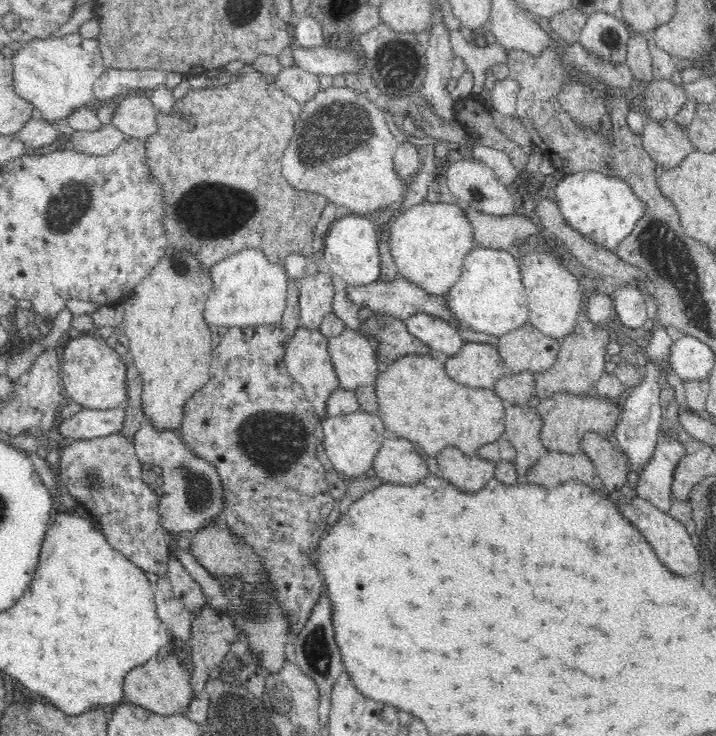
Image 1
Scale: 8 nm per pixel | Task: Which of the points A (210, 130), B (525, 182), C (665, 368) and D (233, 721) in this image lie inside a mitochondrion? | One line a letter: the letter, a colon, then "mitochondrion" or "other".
A: other
B: other
C: other
D: mitochondrion

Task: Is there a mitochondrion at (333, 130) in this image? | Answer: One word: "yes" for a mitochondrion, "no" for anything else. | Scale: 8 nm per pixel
yes

